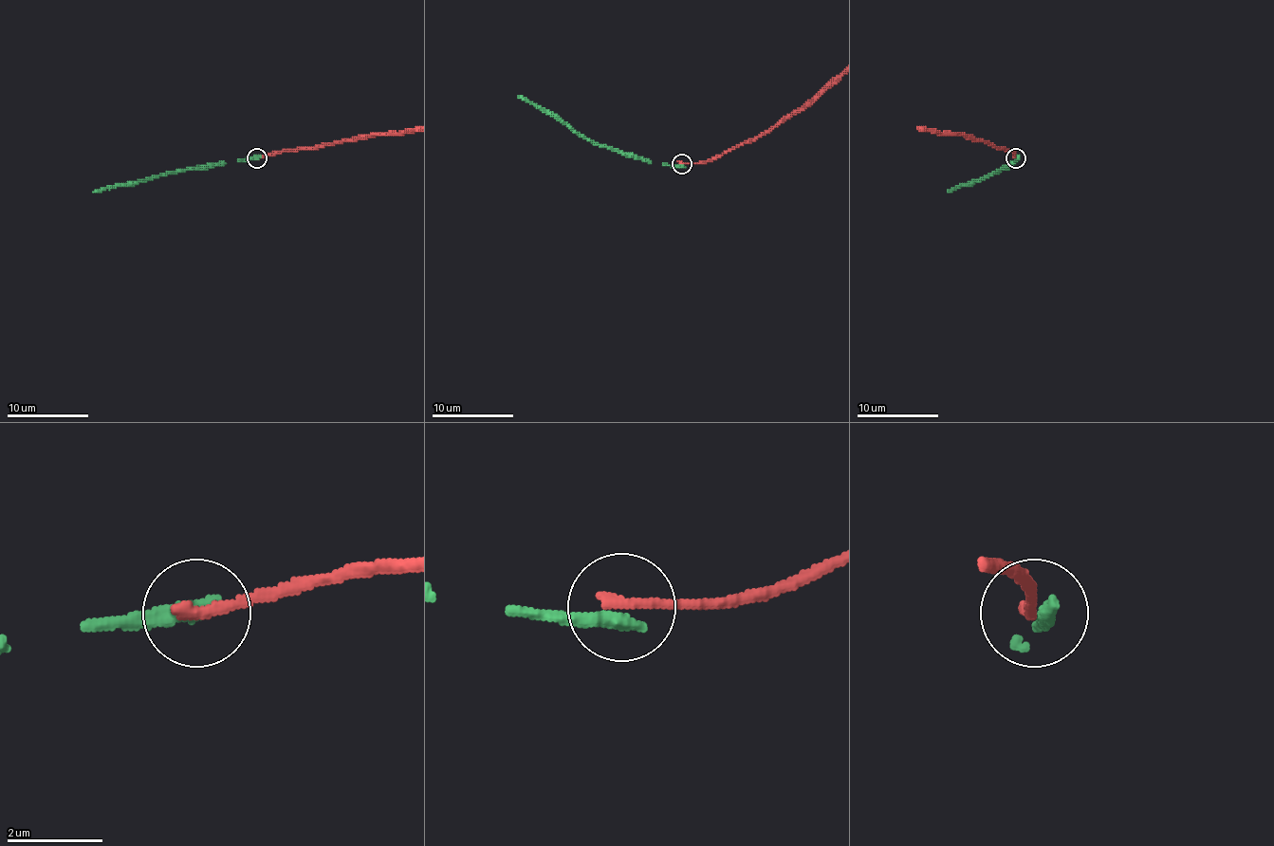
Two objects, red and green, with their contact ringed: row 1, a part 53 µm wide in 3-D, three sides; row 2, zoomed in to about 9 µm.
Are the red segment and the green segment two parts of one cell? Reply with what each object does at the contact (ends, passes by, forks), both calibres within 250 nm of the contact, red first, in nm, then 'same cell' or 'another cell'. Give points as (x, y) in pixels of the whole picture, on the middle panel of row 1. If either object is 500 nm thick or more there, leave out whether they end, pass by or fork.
red ends there; green ends there; 280 nm thick on the red side, 400 nm on the other; another cell

